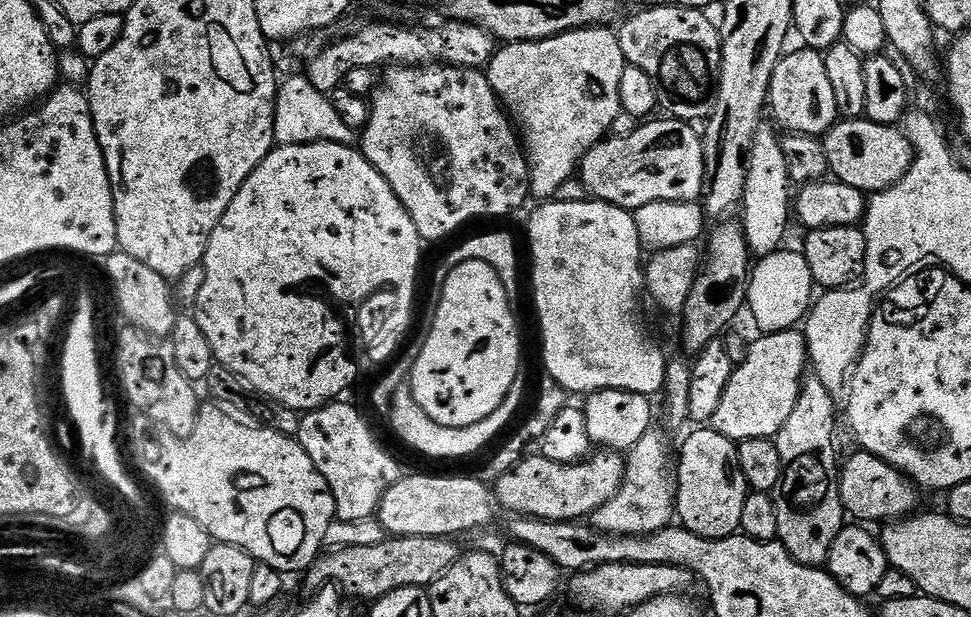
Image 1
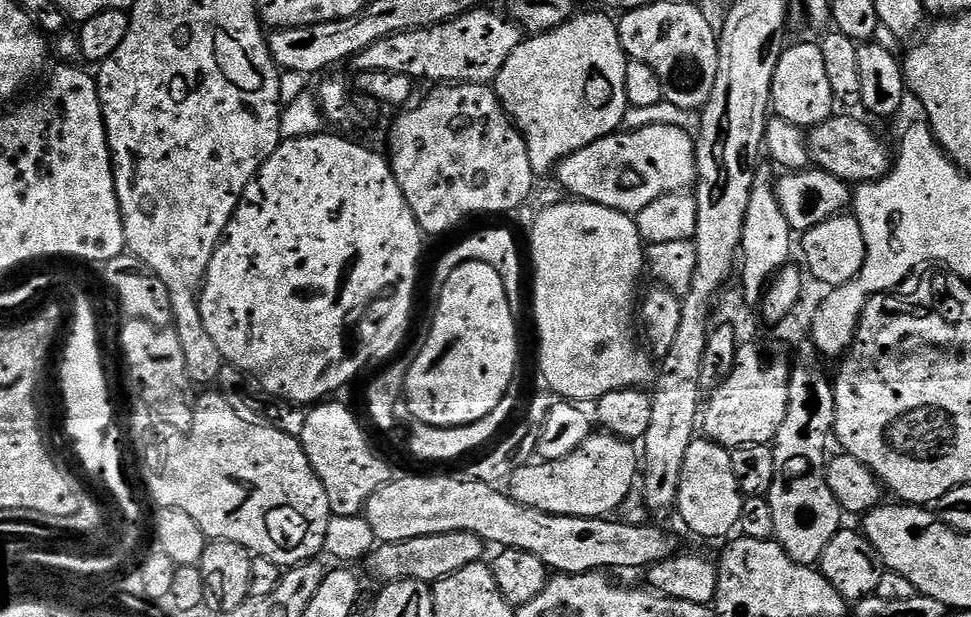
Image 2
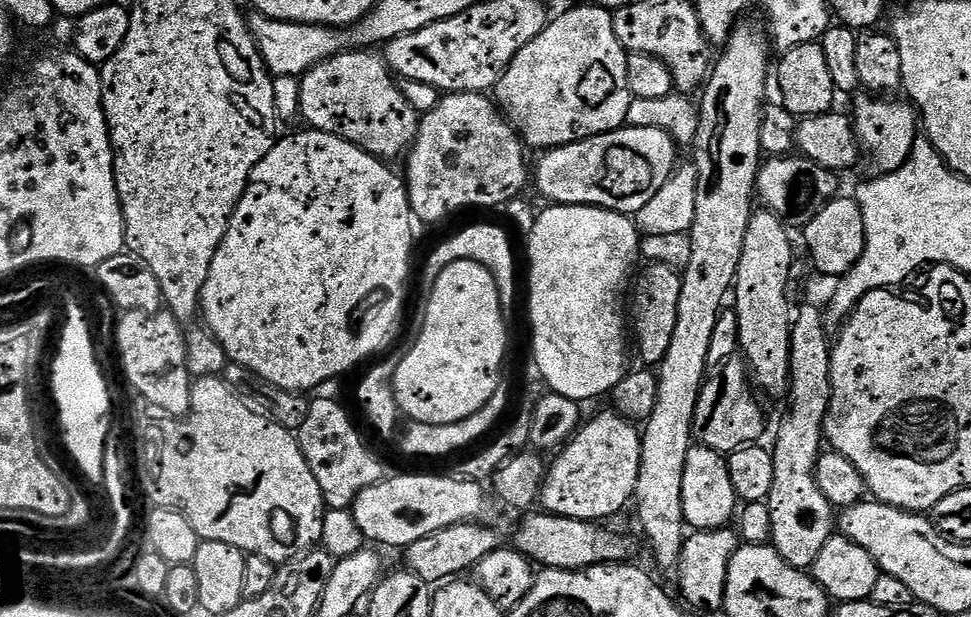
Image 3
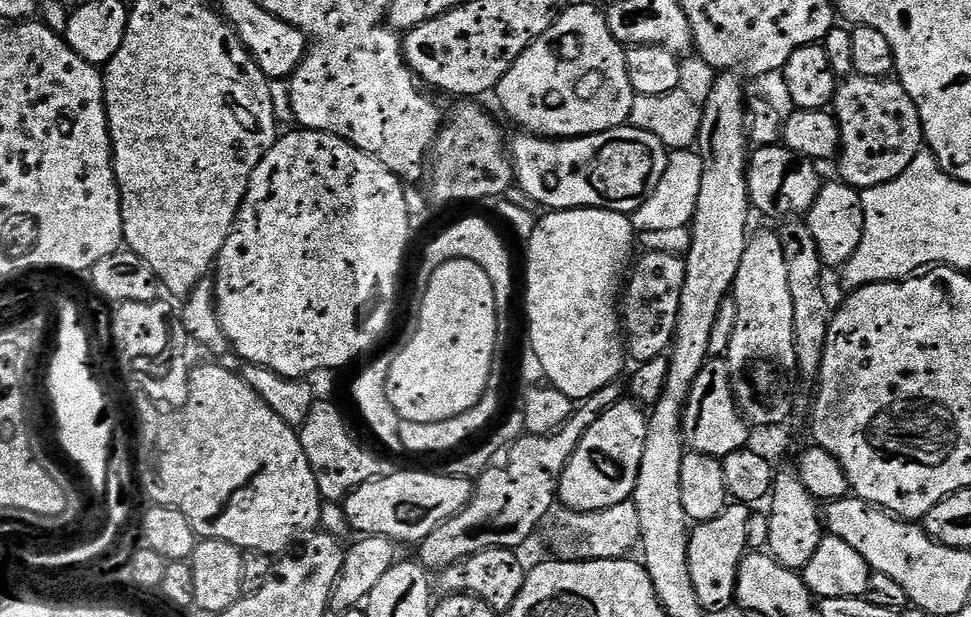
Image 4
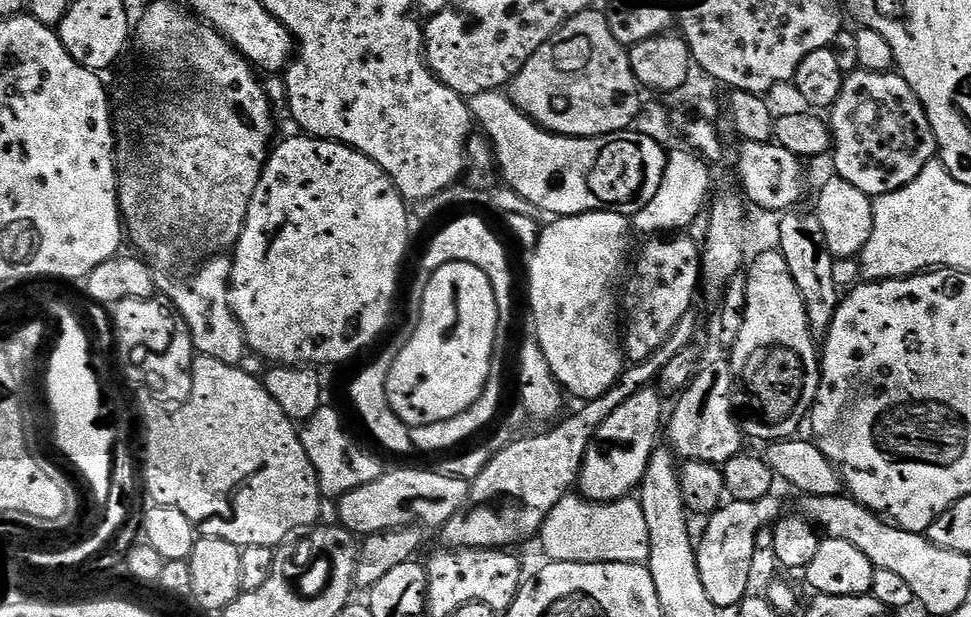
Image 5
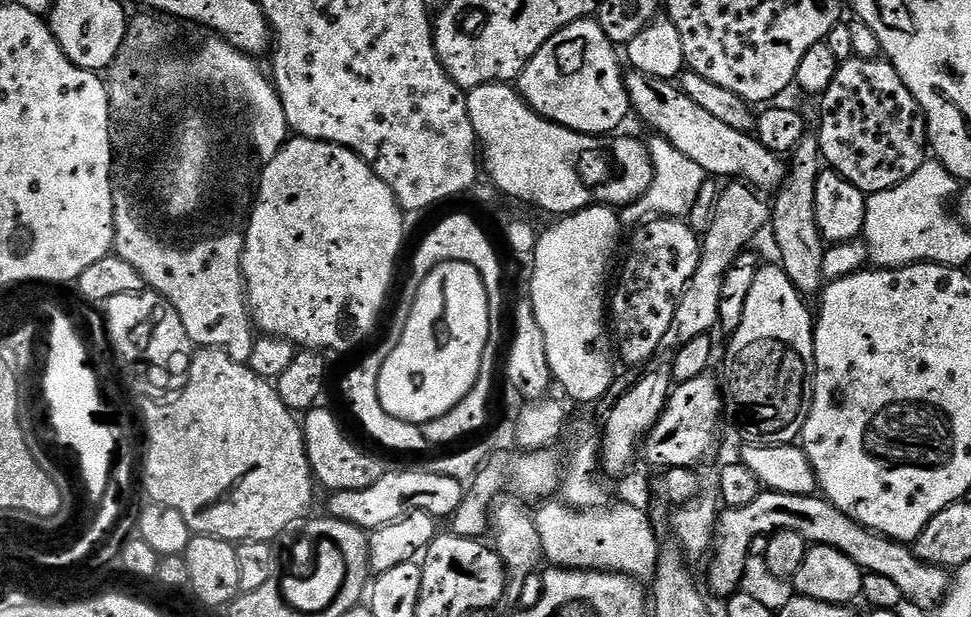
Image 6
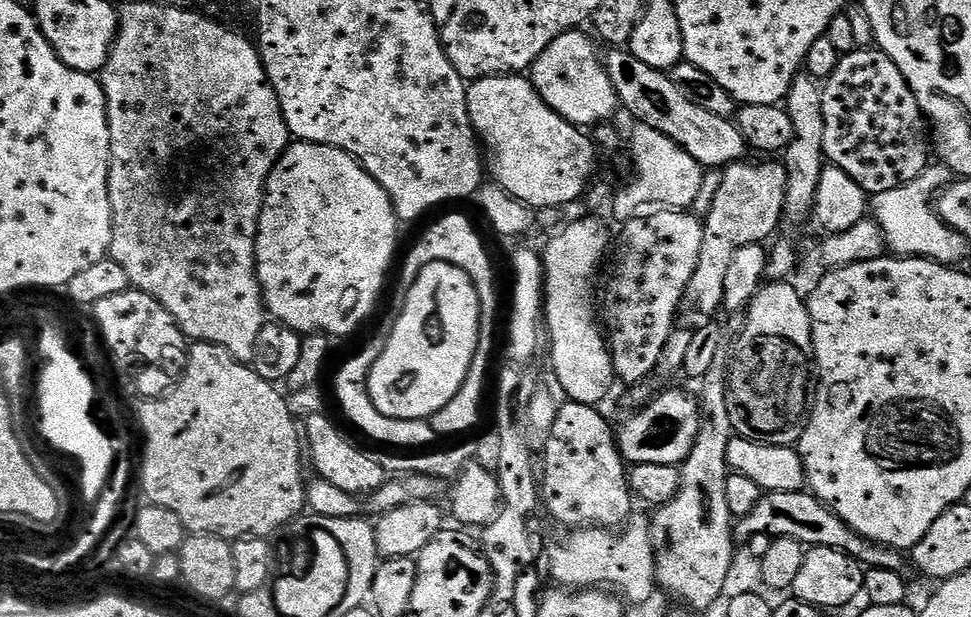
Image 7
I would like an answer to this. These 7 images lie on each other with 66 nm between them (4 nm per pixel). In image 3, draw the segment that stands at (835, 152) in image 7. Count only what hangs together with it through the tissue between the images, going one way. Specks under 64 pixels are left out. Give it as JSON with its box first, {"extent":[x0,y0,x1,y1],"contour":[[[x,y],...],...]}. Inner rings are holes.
{"extent":[854,94,918,177],"contour":[[[872,94],[861,97],[854,115],[858,156],[869,177],[885,176],[901,168],[910,158],[918,138],[918,112],[911,103],[896,100],[900,98],[877,98]]]}

